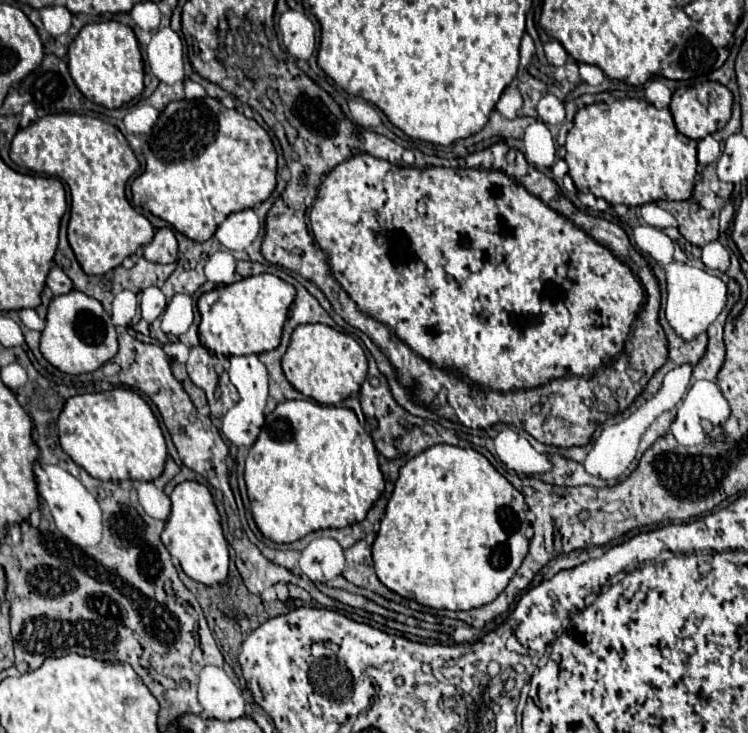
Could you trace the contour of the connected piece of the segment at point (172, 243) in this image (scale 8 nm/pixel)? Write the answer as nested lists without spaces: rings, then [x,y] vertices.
[[[160,228],[150,244],[144,246],[144,258],[156,264],[170,264],[178,258],[178,242],[170,228]]]

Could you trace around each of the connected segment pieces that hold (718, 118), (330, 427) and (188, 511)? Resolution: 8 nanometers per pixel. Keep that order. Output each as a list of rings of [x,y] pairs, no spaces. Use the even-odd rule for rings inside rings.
[[[702,82],[696,86],[684,86],[672,94],[670,112],[674,116],[676,128],[684,136],[688,136],[692,140],[702,140],[702,138],[714,134],[716,130],[724,128],[726,122],[730,120],[730,116],[732,116],[732,92],[718,82]]]
[[[288,400],[288,402],[282,402],[276,406],[274,412],[270,412],[266,416],[266,424],[262,426],[262,432],[256,440],[256,444],[250,448],[248,452],[248,458],[246,458],[246,472],[244,472],[244,478],[246,478],[246,486],[248,486],[248,498],[252,502],[252,516],[254,516],[254,522],[258,524],[258,530],[272,542],[276,544],[290,544],[290,542],[296,542],[300,538],[304,538],[306,534],[314,532],[314,530],[326,530],[326,528],[344,528],[344,526],[350,526],[354,522],[360,522],[366,518],[368,510],[376,504],[376,500],[380,498],[380,494],[384,492],[384,476],[380,472],[380,466],[378,466],[378,452],[374,448],[374,442],[372,438],[368,436],[368,432],[364,430],[364,426],[356,418],[356,414],[350,410],[350,408],[344,408],[344,406],[324,406],[324,404],[318,404],[318,402],[310,402],[310,400]]]
[[[180,482],[170,494],[172,512],[166,520],[162,542],[172,556],[178,558],[182,570],[200,584],[220,584],[228,576],[228,542],[222,534],[220,514],[210,490],[200,482]]]

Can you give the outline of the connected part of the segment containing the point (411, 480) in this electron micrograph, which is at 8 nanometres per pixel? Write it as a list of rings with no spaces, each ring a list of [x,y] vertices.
[[[438,444],[400,468],[380,532],[372,544],[378,580],[402,598],[442,610],[472,610],[490,604],[510,582],[528,554],[526,502],[484,454],[472,448]]]

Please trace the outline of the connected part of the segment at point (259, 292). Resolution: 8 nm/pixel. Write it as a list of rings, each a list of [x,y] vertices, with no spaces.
[[[274,274],[248,276],[230,286],[218,286],[210,292],[204,292],[198,298],[198,310],[202,314],[198,336],[202,346],[214,354],[224,354],[228,358],[262,354],[278,348],[282,328],[288,318],[288,308],[294,302],[294,296],[294,286]]]

